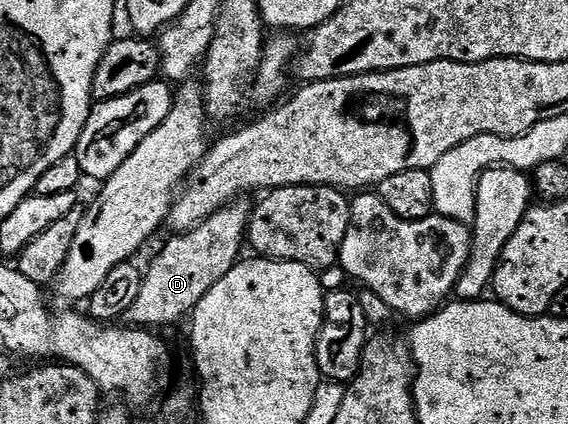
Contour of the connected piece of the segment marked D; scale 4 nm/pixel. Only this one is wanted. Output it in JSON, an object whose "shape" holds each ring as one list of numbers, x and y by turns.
{"shape":[[236,200,225,208,213,212,213,216,197,224,197,228,171,236,171,239,160,248,159,255,152,260,151,267,146,267,141,292,137,300,133,300,133,308,125,312,122,321,135,328,159,328,155,326,167,326,170,322,181,321,182,318,184,321,195,309,195,305,203,299,205,292,209,292,209,288,213,288,213,284,217,284,217,280,221,280,221,276,225,276,234,268,235,263,240,261,242,254,239,253,242,252,243,246,245,250,247,226,251,223,252,209,250,201]]}

